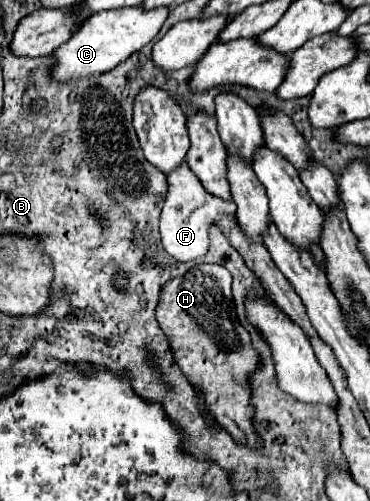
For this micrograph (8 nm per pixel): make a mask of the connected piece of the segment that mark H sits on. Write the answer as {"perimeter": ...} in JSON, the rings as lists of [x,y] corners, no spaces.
{"perimeter":[[[191,263],[187,273],[167,281],[159,295],[157,321],[171,341],[175,361],[189,379],[189,383],[205,395],[207,409],[243,445],[259,445],[255,429],[251,429],[251,417],[255,407],[251,405],[249,375],[259,365],[259,353],[251,345],[251,335],[239,323],[235,313],[235,301],[231,295],[231,273],[213,263]]]}

